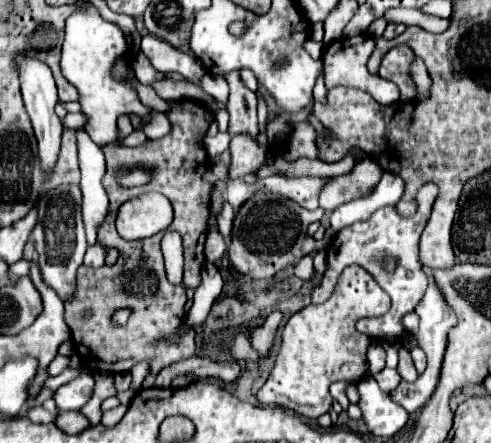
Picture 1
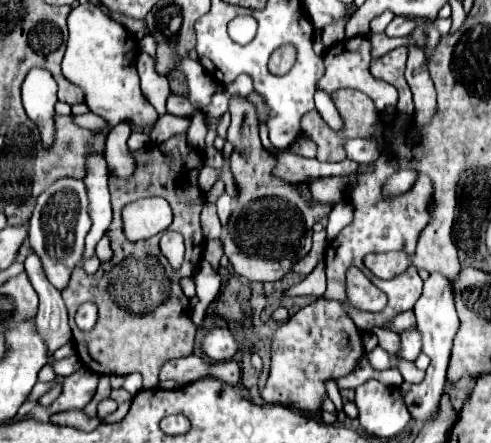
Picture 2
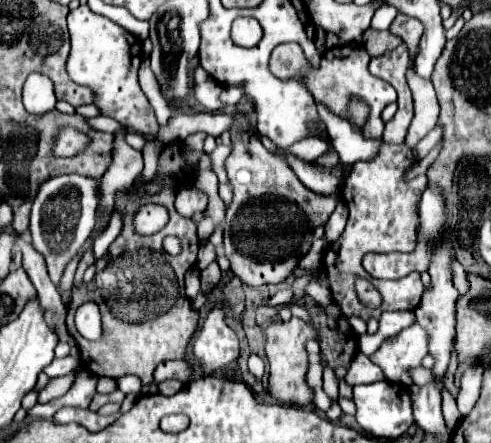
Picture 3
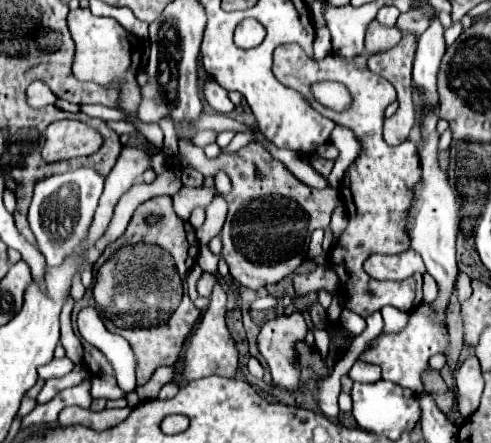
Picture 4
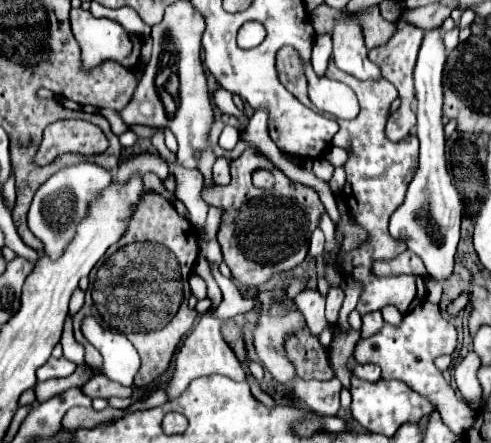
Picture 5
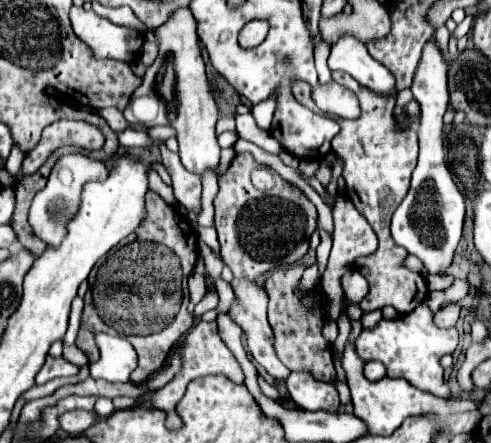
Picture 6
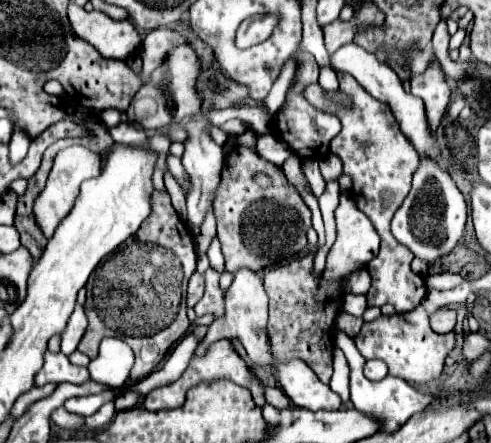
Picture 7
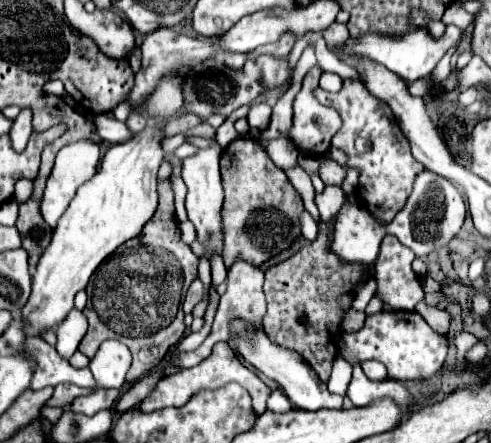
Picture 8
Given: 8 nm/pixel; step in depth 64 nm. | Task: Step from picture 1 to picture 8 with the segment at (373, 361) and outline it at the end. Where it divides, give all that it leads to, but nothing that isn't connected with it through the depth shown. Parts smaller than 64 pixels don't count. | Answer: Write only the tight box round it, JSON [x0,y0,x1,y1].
[340,310,448,380]

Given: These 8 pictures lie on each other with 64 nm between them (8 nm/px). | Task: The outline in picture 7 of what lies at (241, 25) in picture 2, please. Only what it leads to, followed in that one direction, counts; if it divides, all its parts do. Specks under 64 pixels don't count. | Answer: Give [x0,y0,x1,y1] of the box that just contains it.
[234,14,280,48]

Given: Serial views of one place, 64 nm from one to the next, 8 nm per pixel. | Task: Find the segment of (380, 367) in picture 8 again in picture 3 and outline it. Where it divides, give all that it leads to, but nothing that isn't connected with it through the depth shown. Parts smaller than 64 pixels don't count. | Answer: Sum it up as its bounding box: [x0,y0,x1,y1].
[346,352,384,386]

